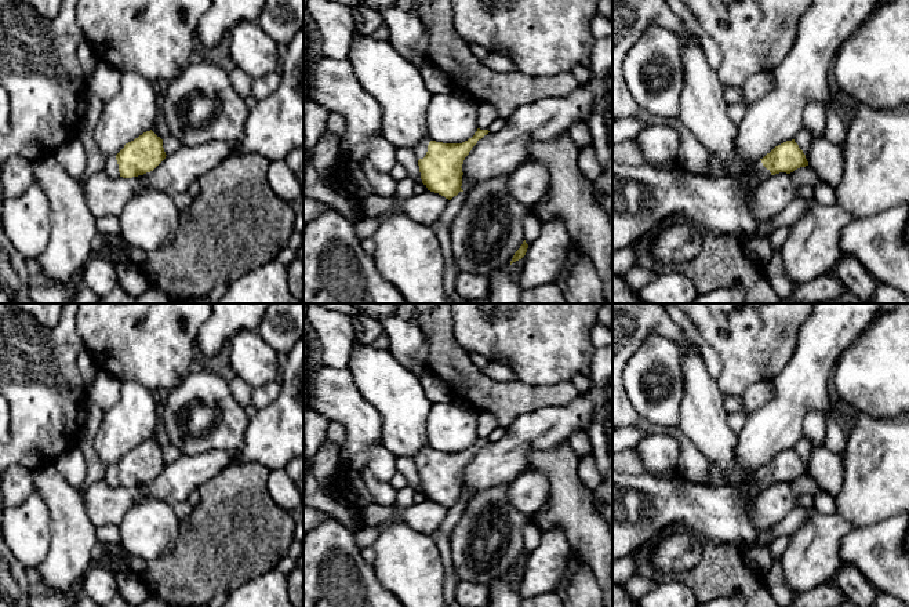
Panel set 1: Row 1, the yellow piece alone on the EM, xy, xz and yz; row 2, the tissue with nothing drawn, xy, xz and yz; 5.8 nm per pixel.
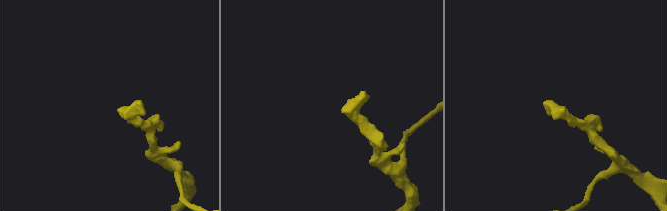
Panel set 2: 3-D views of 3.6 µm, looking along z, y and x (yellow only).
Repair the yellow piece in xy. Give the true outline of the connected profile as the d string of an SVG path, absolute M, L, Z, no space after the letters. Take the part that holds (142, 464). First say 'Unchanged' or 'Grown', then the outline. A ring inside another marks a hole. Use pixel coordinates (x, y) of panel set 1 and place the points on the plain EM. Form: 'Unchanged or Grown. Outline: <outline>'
Grown. Outline: M150 439L126 452L116 465L108 465L103 480L110 487L132 487L153 480L166 465L163 448Z

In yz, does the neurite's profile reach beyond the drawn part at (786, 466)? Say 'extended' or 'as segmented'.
extended

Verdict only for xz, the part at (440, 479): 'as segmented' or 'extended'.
extended

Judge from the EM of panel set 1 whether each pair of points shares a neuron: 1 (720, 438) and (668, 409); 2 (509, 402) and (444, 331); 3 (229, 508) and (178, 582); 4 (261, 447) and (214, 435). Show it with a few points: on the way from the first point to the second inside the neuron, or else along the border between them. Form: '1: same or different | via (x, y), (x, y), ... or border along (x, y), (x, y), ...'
1: different | border along (684, 384), (677, 426)
2: same | via (488, 396), (444, 352)
3: same | via (221, 526), (206, 541), (196, 564)
4: different | border along (250, 418), (244, 439), (237, 450)

